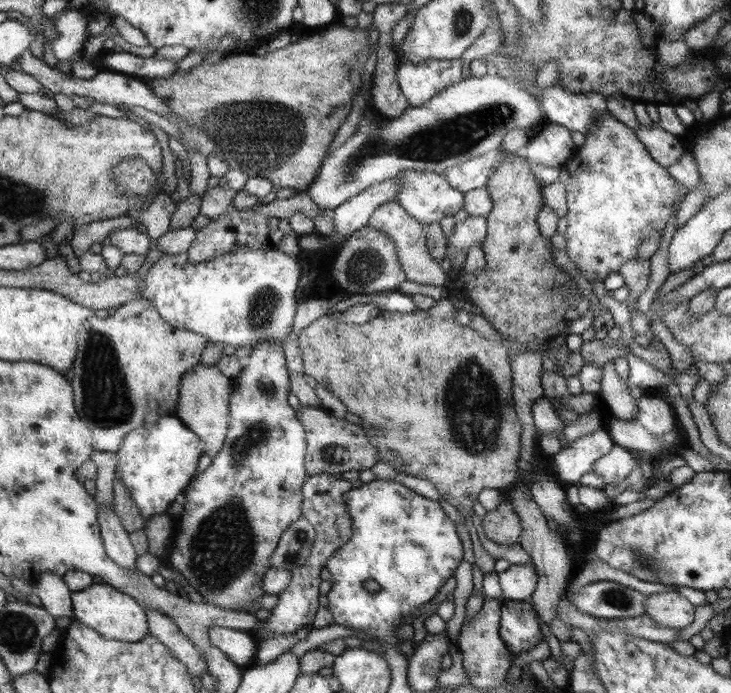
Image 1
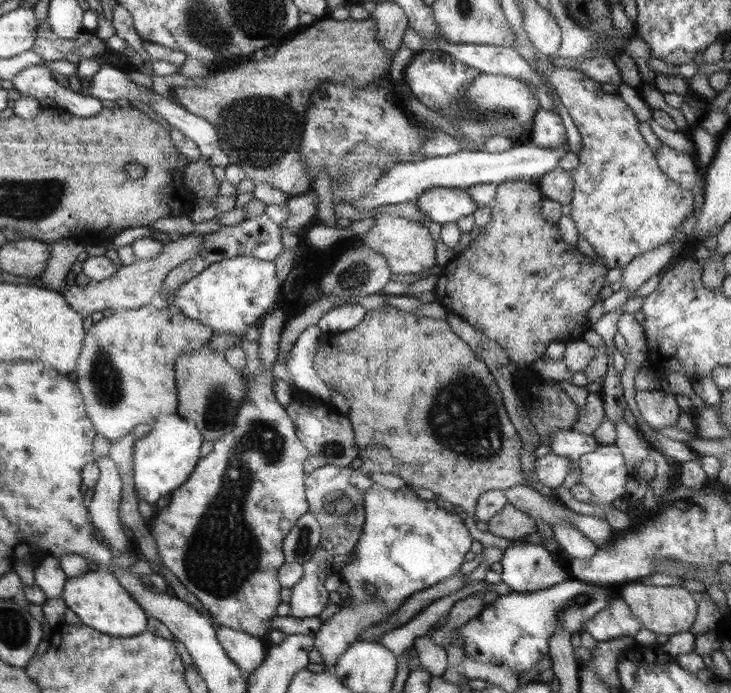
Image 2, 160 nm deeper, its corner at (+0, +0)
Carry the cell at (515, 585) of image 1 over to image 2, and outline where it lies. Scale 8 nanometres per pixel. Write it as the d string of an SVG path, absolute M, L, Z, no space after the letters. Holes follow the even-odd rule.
M521 540L514 541L512 546L503 550L497 568L501 573L501 581L519 593L541 591L572 578L568 569L565 569L546 547Z

